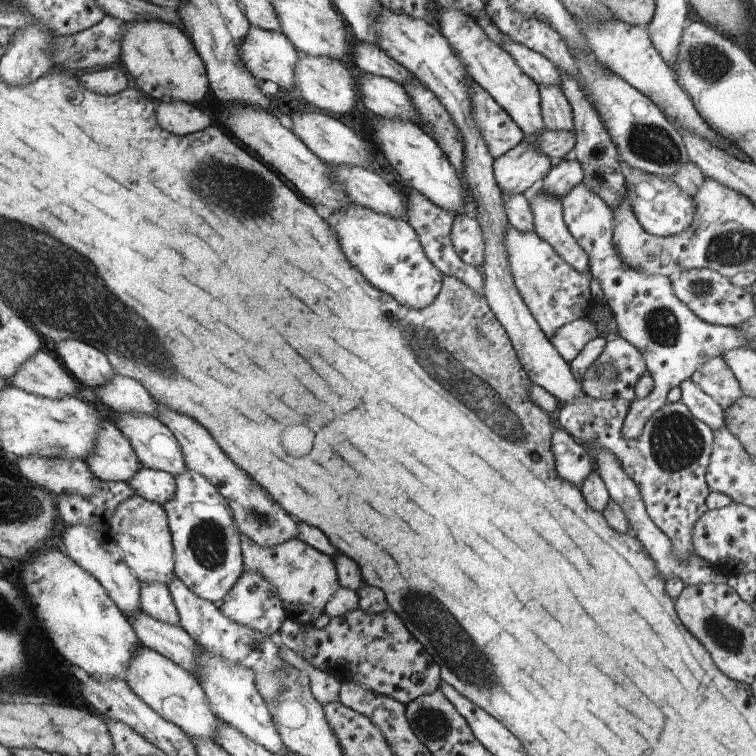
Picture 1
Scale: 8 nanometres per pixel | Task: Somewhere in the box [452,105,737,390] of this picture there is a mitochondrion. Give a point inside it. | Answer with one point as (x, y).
(652, 143)

